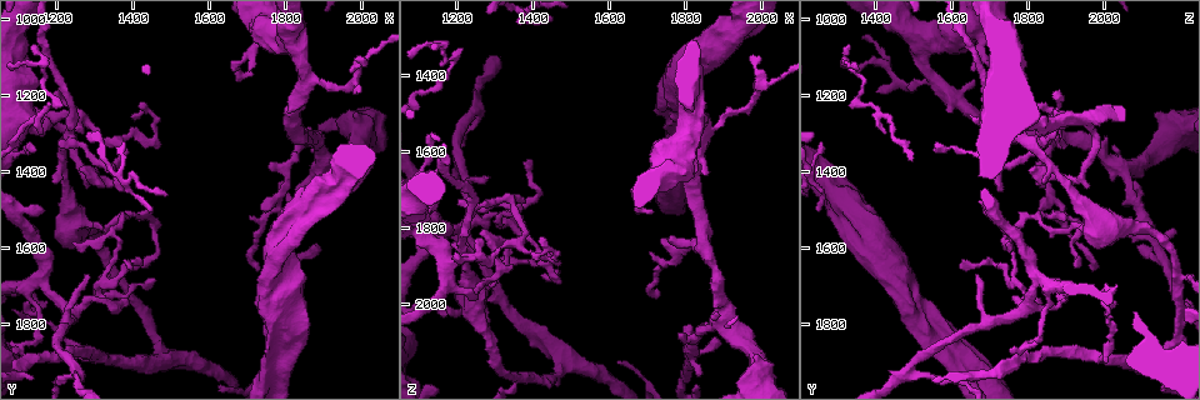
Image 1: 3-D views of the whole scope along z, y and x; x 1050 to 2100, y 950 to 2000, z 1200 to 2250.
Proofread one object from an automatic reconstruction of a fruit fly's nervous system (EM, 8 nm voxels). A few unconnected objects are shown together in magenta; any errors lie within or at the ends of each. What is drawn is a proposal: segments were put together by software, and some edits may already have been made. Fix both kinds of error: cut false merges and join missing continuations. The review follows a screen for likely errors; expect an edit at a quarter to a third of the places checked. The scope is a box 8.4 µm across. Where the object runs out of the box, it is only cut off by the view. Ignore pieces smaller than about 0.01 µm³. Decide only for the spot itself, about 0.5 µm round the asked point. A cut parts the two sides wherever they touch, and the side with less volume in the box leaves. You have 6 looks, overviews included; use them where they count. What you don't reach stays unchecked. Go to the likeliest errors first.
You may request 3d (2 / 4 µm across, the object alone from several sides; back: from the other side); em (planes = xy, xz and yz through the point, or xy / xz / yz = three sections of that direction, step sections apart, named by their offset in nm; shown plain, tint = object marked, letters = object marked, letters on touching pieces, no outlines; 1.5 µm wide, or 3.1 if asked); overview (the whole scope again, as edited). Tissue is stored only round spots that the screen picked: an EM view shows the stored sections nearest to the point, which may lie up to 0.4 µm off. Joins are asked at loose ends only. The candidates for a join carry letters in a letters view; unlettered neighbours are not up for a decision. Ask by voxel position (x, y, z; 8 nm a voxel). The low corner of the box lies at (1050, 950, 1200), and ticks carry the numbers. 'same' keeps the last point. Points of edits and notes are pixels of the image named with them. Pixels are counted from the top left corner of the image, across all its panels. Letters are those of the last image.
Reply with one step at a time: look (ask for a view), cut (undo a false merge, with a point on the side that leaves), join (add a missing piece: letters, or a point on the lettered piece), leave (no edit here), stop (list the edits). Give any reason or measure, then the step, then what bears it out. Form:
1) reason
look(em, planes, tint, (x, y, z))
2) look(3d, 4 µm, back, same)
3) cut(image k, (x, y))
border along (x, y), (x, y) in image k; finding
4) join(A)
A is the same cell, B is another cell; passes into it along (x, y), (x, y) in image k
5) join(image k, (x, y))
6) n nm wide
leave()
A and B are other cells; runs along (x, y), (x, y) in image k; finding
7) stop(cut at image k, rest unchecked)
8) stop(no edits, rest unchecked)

free end
look(3d, 4 µm, (1775, 1445, 2080))

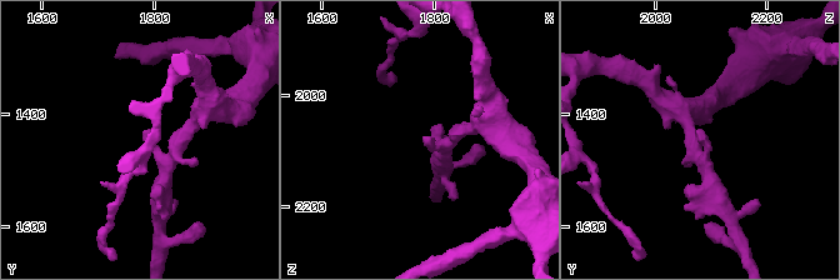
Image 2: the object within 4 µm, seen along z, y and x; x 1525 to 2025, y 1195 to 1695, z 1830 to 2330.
shape alone is not enough
look(em, planes, letters, (1780, 1440, 2080))

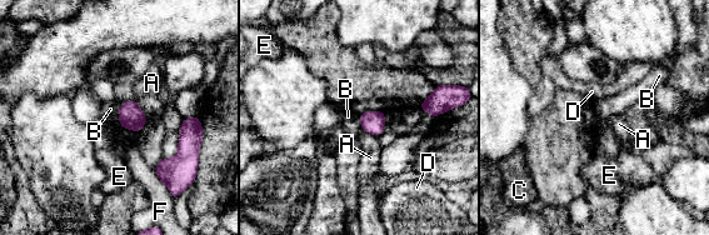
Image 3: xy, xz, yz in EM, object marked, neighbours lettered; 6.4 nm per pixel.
leave()
A, B, C, D, E and F are other cells; border along (121, 103), (118, 110), (118, 119) in image 3; no lettered piece goes on from it

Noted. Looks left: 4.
sharp bend
look(3d, 2 µm, (1375, 1510, 1815))

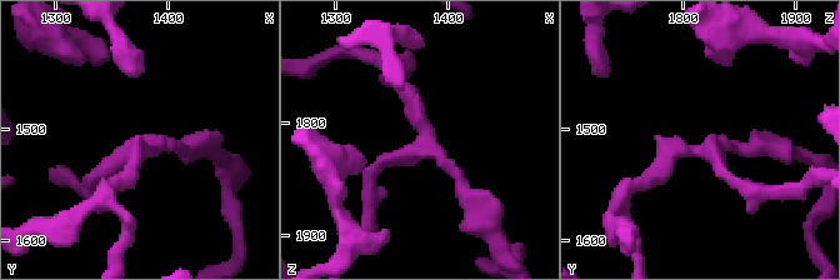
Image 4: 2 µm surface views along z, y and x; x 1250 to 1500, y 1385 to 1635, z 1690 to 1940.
3 arms
look(em, xy, step 8, tint, (1378, 1518, 1820))

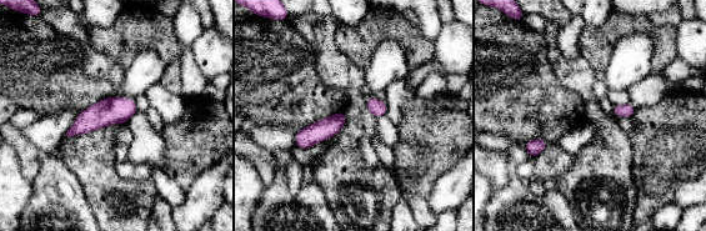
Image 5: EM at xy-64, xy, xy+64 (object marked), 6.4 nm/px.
look(em, planes, letters, same)

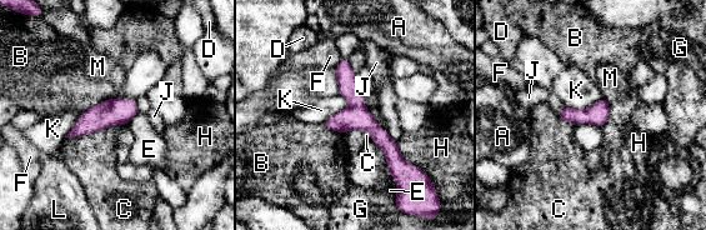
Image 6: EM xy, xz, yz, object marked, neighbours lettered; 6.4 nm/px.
140 nm wide
leave()
A, B, C, D, E, F, G, H, J, K, L and M are other cells; runs along (344, 63), (356, 111), (400, 173) in image 6; continuous, no second neuron

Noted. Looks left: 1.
stop(no edits, rest unchecked)

